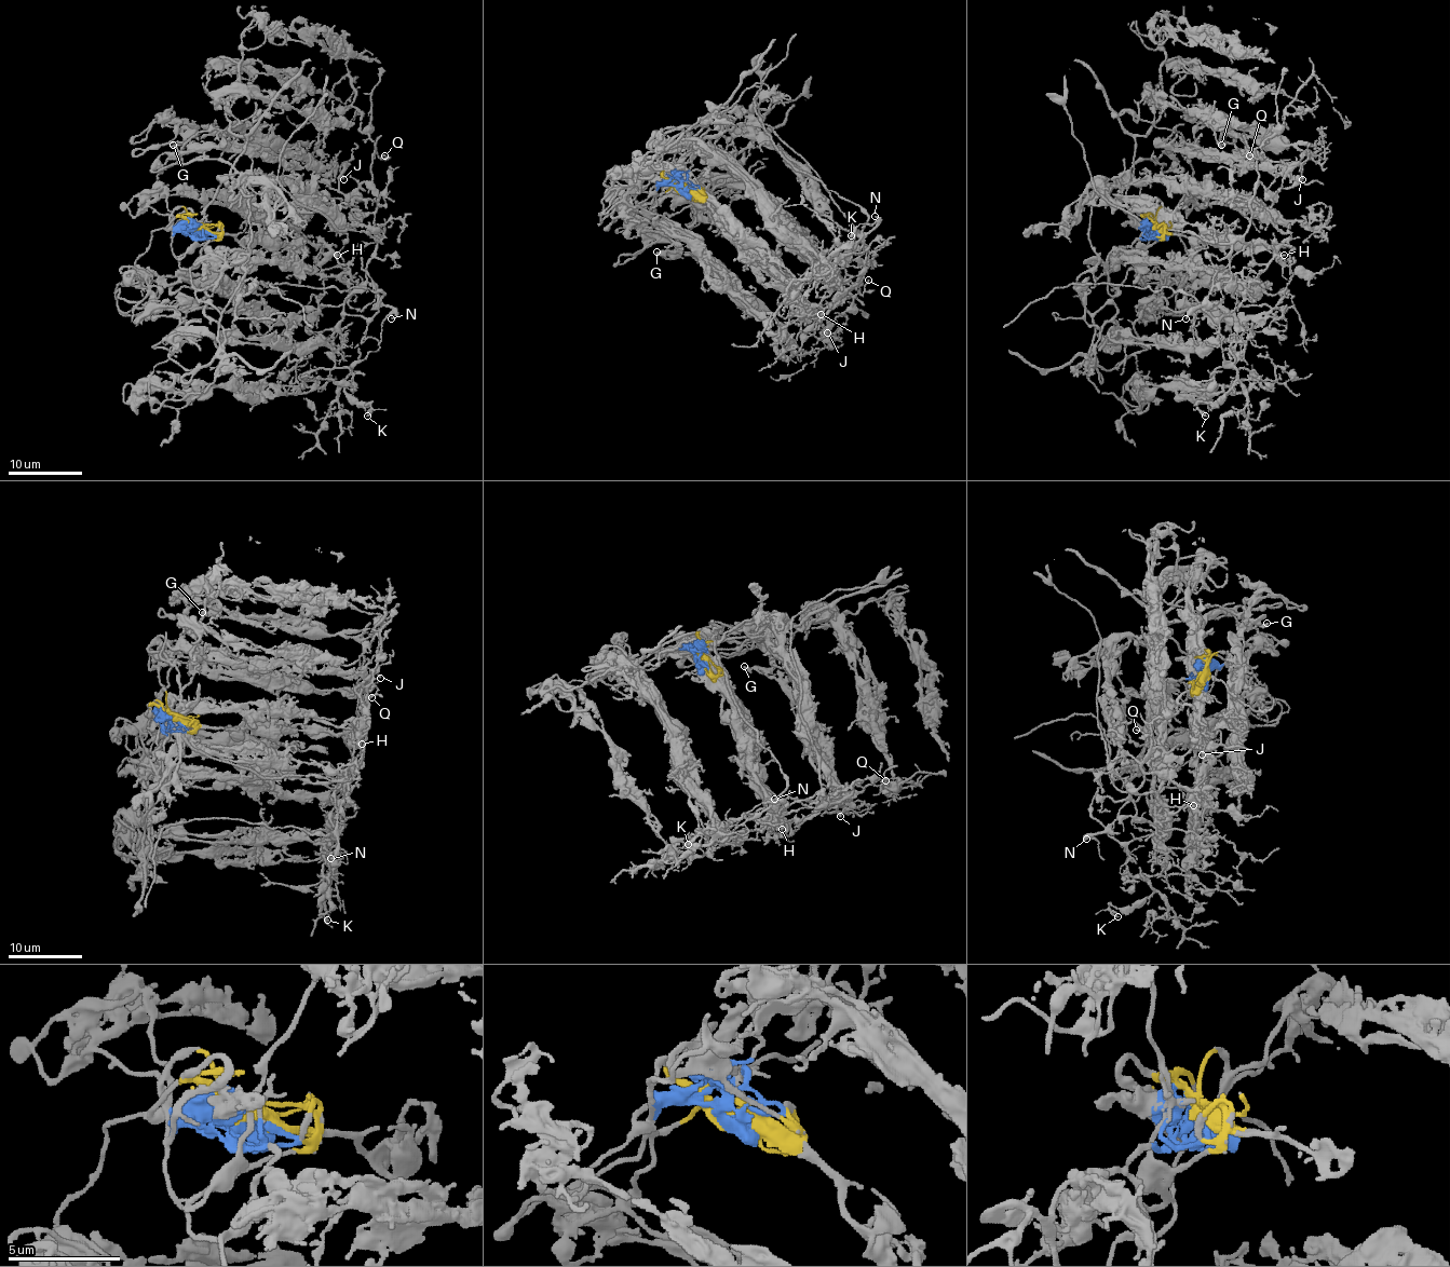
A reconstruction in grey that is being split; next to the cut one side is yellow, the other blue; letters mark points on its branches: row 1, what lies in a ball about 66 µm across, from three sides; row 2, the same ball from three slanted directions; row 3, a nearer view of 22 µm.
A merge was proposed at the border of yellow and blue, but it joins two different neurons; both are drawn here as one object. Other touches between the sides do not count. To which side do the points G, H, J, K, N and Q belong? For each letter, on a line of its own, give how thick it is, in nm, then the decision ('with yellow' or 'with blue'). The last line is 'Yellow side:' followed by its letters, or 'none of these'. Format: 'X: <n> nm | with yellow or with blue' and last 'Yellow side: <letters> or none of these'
G: 360 nm | with yellow
H: 100 nm | with yellow
J: 150 nm | with yellow
K: 190 nm | with blue
N: 170 nm | with yellow
Q: 130 nm | with yellow
Yellow side: G, H, J, N, Q

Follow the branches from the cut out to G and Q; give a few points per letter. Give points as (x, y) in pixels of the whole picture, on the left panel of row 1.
G: (197, 228), (167, 207), (158, 179), (180, 155), (175, 138), (188, 123), (193, 128), (173, 144)
Q: (197, 228), (322, 244), (340, 263), (352, 259), (360, 244), (376, 239), (370, 162), (385, 155)

